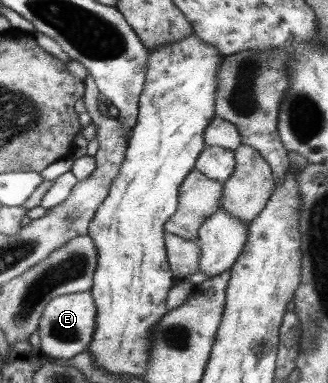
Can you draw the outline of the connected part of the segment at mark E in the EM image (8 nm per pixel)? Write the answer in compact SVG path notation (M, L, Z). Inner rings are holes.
M91 292L55 296L45 306L38 322L40 351L51 359L67 360L86 350L94 331L95 305Z

